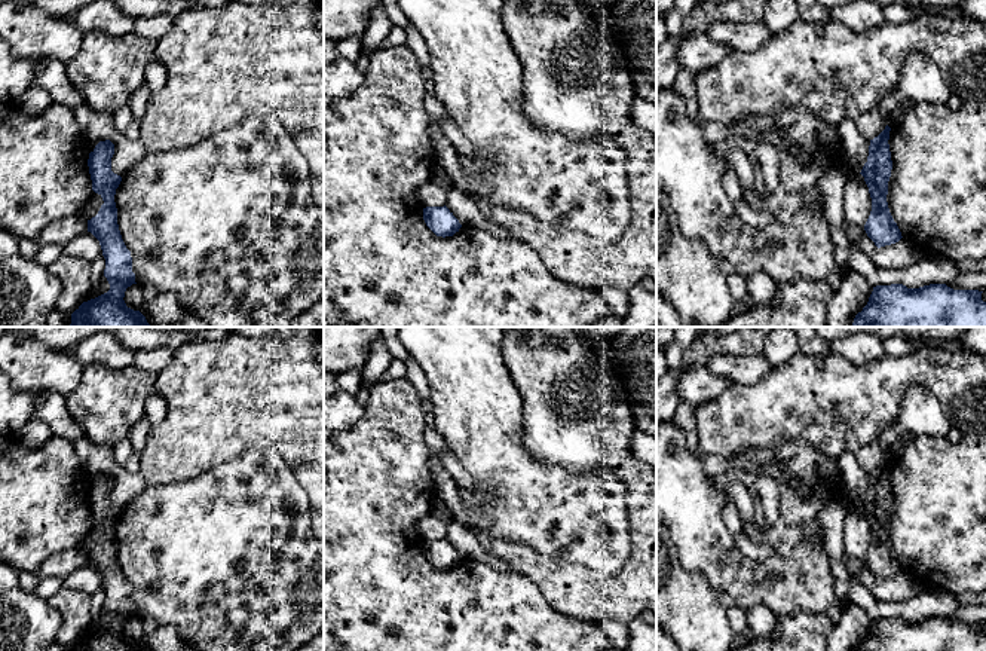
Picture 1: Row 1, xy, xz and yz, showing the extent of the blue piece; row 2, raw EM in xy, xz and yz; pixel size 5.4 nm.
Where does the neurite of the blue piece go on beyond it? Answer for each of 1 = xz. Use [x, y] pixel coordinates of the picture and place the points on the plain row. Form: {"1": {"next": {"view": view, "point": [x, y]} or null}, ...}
{"1": {"next": null}}

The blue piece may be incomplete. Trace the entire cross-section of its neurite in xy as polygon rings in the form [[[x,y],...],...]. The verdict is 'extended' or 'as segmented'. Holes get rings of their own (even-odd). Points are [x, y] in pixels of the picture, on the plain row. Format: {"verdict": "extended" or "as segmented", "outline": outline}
{"verdict": "as segmented", "outline": [[[105,473],[95,479],[88,492],[92,523],[104,534],[98,547],[88,553],[88,565],[99,574],[105,592],[104,609],[110,623],[83,635],[71,651],[146,651],[140,644],[128,641],[123,633],[126,621],[137,615],[131,584],[126,581],[117,557],[114,528],[122,510],[111,504],[113,488],[114,477]]]}

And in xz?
{"verdict": "as segmented", "outline": [[[445,538],[423,541],[423,553],[437,569],[443,571],[453,569],[462,560],[459,553]]]}

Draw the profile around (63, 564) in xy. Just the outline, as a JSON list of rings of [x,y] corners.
[[[71,548],[49,556],[39,568],[37,578],[61,577],[65,578],[80,566],[88,563],[86,548]]]

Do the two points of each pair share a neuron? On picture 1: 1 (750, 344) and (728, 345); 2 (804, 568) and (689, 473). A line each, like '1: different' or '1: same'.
1: same
2: same

